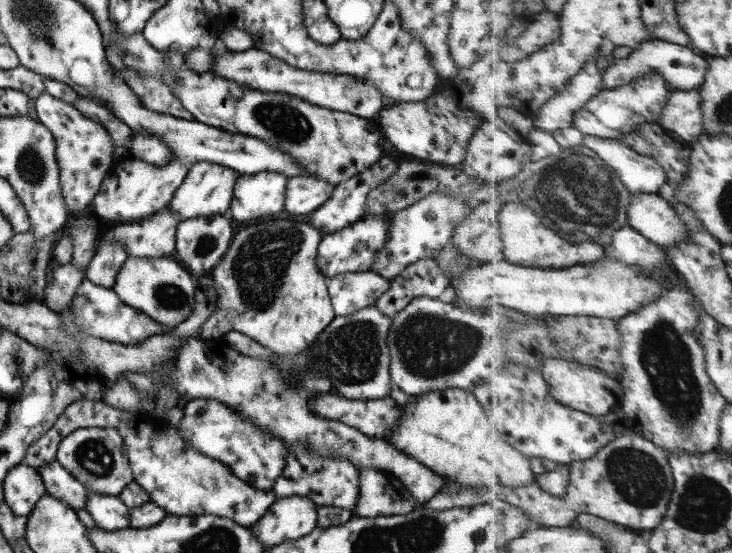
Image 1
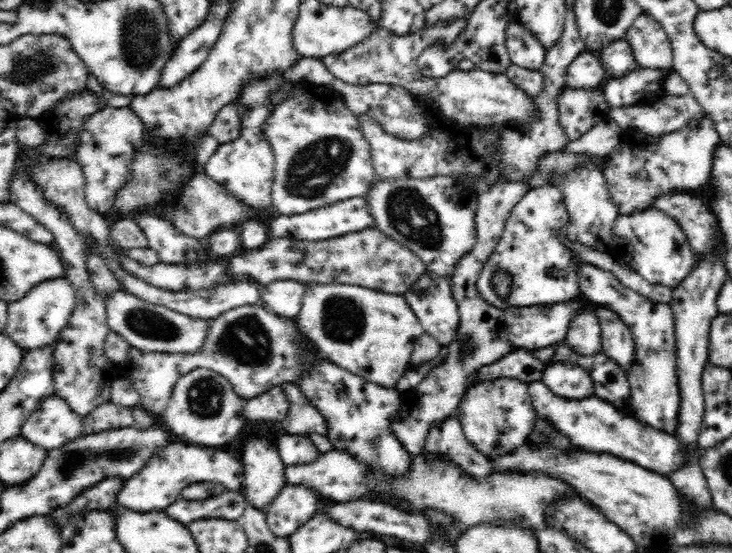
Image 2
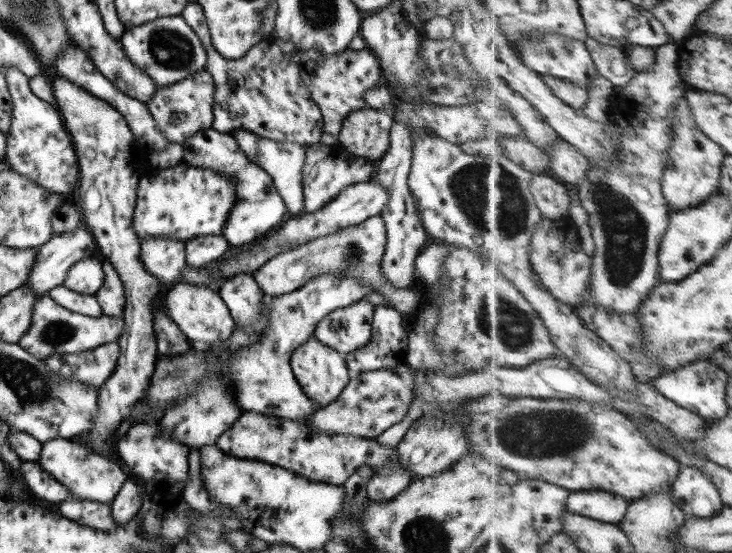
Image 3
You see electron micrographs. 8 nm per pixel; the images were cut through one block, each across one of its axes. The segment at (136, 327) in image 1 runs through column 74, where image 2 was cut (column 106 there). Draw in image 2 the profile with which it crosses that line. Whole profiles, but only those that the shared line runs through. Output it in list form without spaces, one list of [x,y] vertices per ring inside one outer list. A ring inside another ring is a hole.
[[[116,292],[110,296],[102,295],[107,314],[109,330],[119,334],[137,350],[171,354],[198,354],[204,342],[209,321],[203,318],[190,318],[165,306],[150,304],[129,294]]]

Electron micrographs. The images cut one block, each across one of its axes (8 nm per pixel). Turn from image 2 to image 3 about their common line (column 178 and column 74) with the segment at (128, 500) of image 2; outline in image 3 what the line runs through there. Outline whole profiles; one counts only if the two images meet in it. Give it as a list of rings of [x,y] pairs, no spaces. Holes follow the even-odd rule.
[[[55,438],[42,443],[41,453],[37,461],[48,474],[51,474],[70,490],[70,494],[72,494],[70,499],[72,500],[92,500],[110,504],[128,478],[117,463],[110,461],[100,453],[95,453],[81,441]]]

